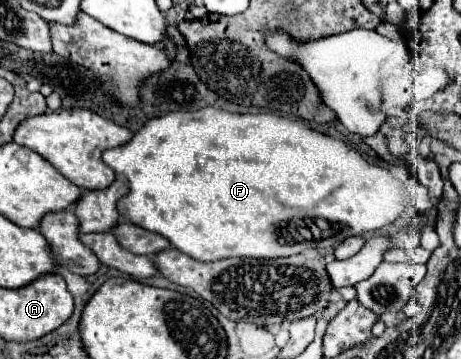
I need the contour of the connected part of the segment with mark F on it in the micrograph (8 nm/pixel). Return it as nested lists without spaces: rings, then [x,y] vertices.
[[[215,107],[169,111],[145,121],[129,143],[103,151],[101,159],[129,183],[129,193],[117,201],[117,211],[133,225],[163,235],[171,247],[199,261],[225,257],[275,259],[313,247],[333,247],[351,235],[377,231],[413,207],[405,185],[387,169],[369,165],[339,139],[273,113],[239,115]]]

